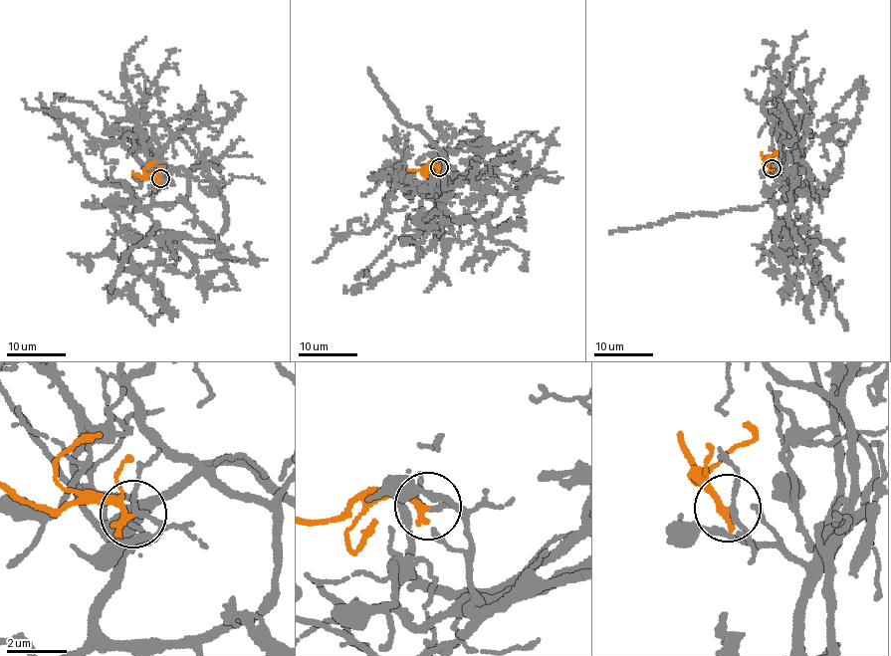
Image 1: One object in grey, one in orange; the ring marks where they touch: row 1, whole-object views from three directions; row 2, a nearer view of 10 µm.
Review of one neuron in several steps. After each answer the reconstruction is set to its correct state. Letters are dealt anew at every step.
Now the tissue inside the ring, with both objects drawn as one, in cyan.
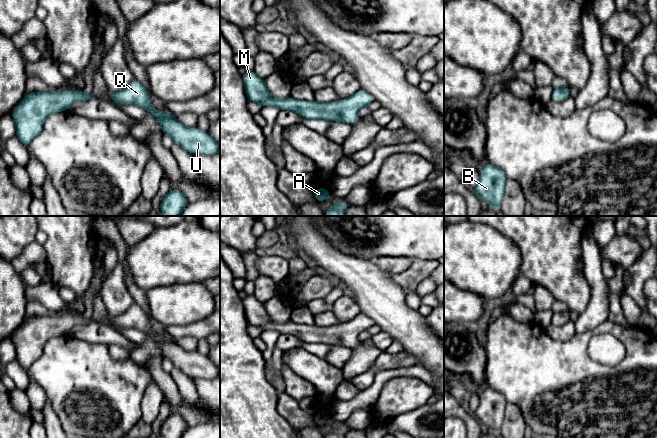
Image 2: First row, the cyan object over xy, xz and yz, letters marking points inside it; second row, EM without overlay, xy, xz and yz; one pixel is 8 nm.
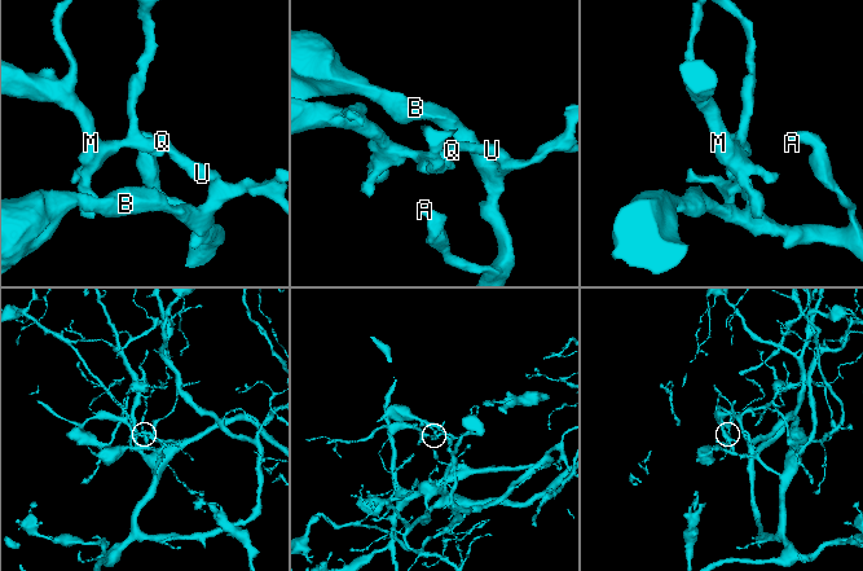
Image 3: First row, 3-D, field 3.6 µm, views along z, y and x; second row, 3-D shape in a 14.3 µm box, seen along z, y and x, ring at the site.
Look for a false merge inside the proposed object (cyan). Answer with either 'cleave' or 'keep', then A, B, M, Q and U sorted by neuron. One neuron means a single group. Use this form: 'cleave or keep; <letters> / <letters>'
keep; A B M Q U

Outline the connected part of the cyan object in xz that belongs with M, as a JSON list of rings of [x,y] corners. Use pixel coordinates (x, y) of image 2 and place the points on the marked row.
[[[246,71],[242,75],[242,80],[249,101],[260,103],[263,106],[276,106],[280,110],[295,111],[310,121],[343,121],[353,125],[360,120],[359,110],[375,101],[371,94],[362,89],[344,100],[327,103],[296,100],[292,97],[278,99],[269,92],[264,79],[256,75],[254,71]]]

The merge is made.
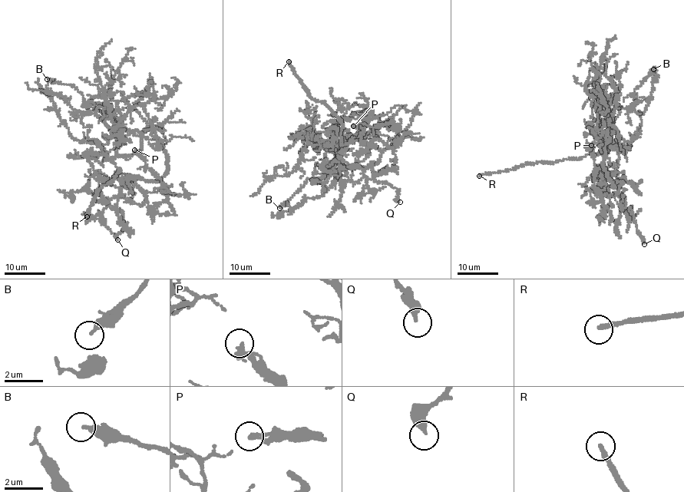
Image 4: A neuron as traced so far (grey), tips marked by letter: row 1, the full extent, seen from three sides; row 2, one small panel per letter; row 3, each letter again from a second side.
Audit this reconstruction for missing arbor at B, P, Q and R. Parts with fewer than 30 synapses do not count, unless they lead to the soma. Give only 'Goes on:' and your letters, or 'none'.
Goes on: R

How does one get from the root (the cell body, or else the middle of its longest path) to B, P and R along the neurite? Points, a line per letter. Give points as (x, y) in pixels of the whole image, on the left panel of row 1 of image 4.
B: (160, 144), (137, 131), (117, 139), (109, 118), (116, 110), (88, 105), (74, 87), (47, 79)
P: (160, 144), (167, 173), (154, 181), (135, 179), (146, 202), (155, 205), (167, 199), (165, 187), (134, 150)
R: (160, 144), (137, 131), (127, 133), (112, 161), (120, 170), (97, 189), (87, 216)

